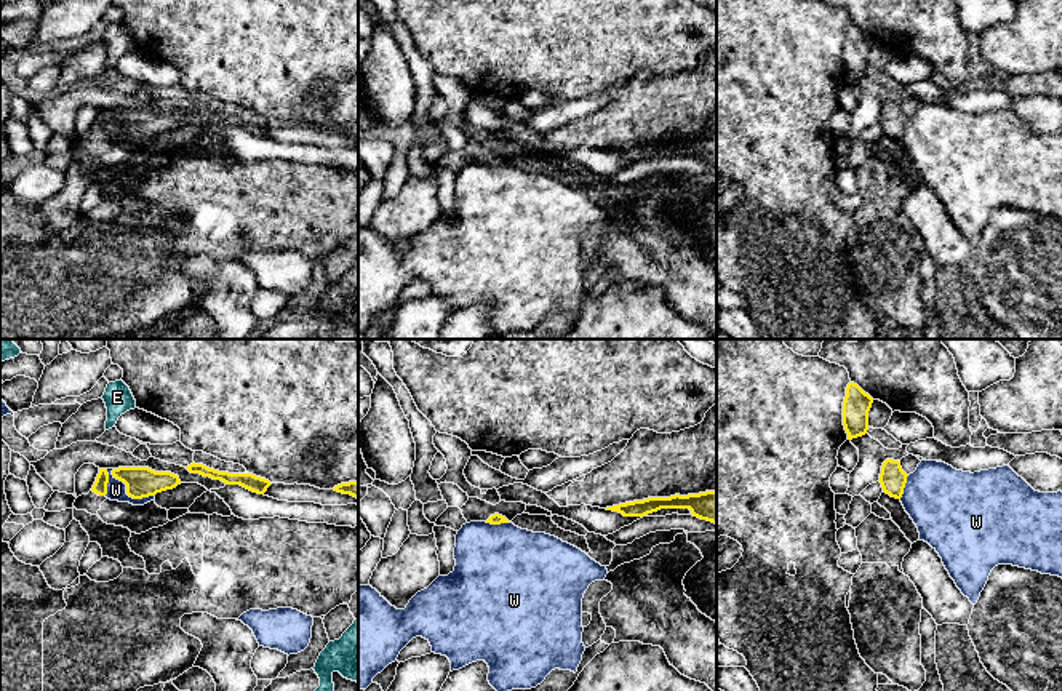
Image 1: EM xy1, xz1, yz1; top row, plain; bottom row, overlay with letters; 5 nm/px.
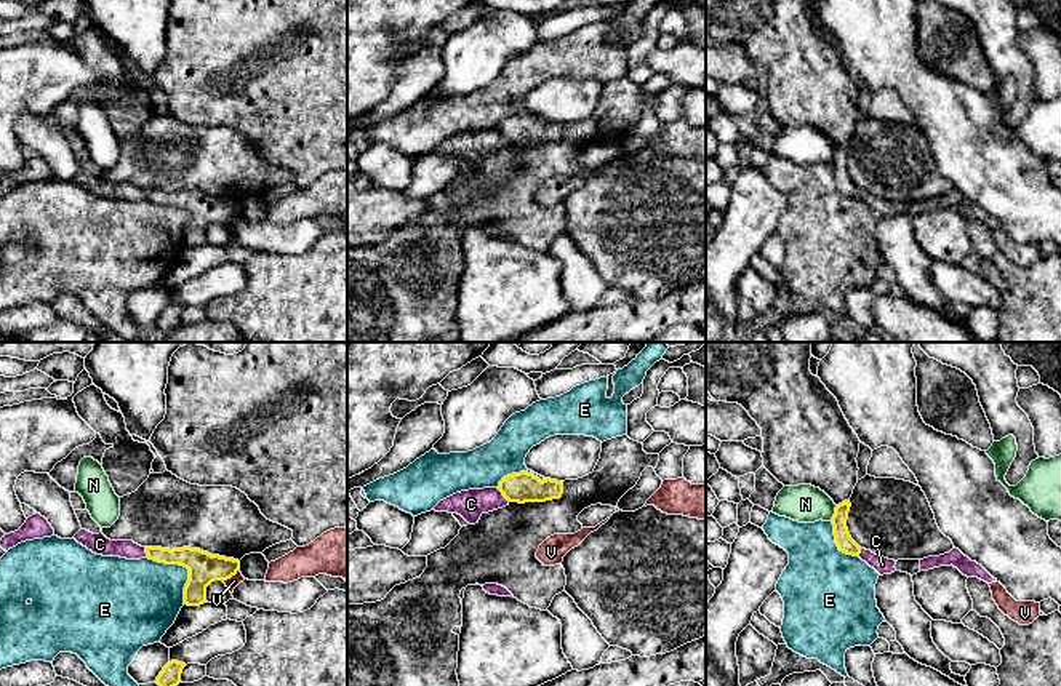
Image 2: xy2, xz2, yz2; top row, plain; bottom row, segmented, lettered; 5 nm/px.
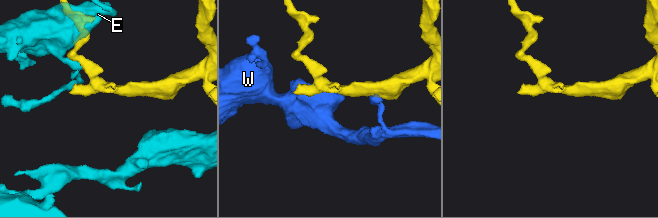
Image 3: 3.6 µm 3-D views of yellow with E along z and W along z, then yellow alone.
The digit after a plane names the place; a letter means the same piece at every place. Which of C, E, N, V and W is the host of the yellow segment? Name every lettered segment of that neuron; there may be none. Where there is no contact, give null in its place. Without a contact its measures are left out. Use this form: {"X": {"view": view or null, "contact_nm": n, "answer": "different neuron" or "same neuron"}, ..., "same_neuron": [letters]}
{"C": {"view": "xz2", "contact_nm": 100, "answer": "different neuron"}, "E": {"view": "xy2", "contact_nm": 300, "answer": "different neuron"}, "N": {"view": "yz2", "contact_nm": 90, "answer": "different neuron"}, "V": {"view": "xy2", "contact_nm": 110, "answer": "different neuron"}, "W": {"view": "xy1", "contact_nm": 280, "answer": "different neuron"}, "same_neuron": []}

